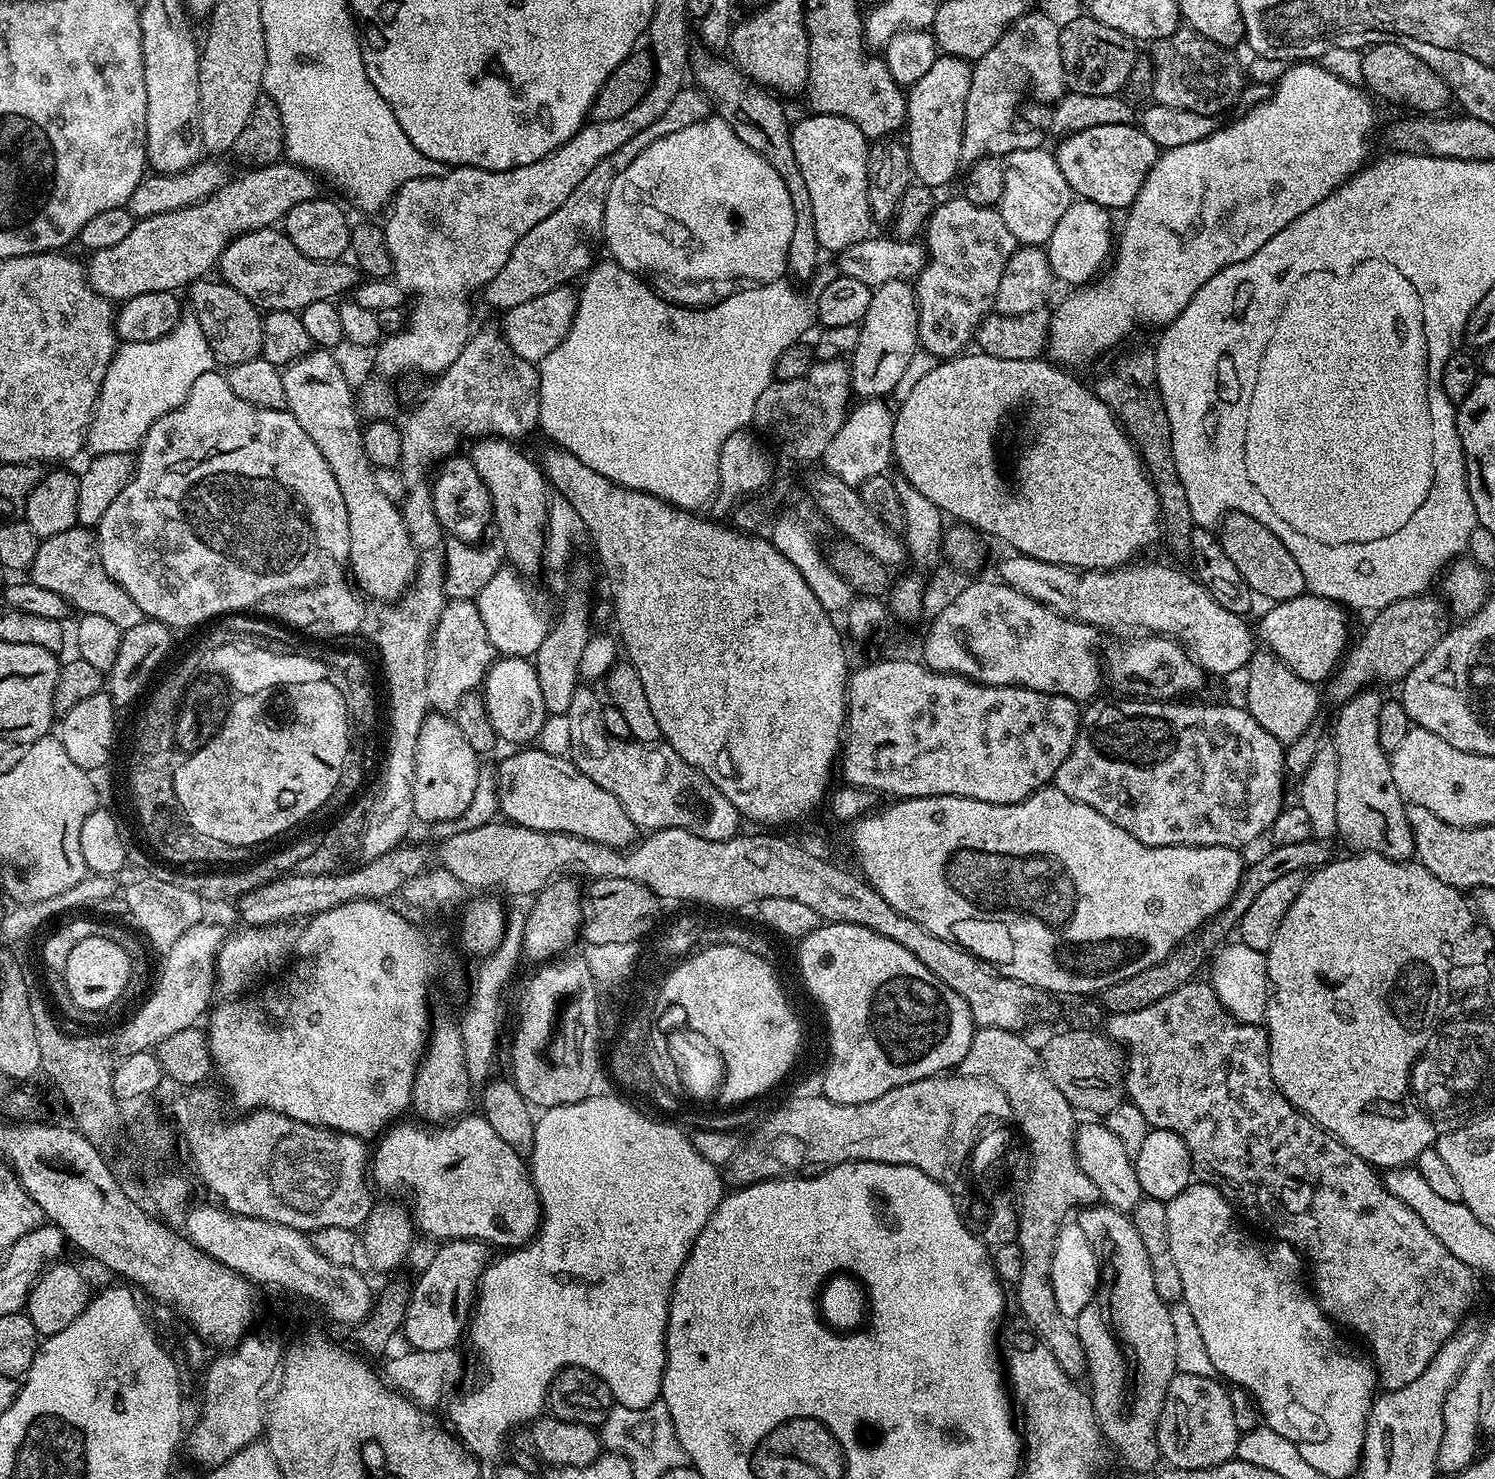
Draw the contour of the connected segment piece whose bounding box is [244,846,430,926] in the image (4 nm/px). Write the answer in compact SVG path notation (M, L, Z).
M401 846L382 854L378 858L361 863L361 868L348 872L345 876L333 874L285 874L279 880L262 884L247 897L244 912L252 916L251 923L264 926L269 922L292 922L299 916L311 918L331 908L342 906L355 900L387 901L387 896L395 897L402 886L401 879L412 876L413 872L424 871L430 864L428 852L424 848Z

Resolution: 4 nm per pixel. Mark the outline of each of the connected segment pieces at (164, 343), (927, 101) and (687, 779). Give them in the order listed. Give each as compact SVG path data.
M185 315L162 338L154 342L121 343L106 370L92 425L88 428L86 448L92 456L135 453L141 440L158 418L170 414L190 394L202 374L213 371L212 351L195 315Z
M937 55L934 66L918 82L914 82L907 89L908 114L906 129L908 128L908 157L912 167L913 177L919 183L933 190L940 190L943 184L948 184L961 171L960 160L964 156L964 115L966 114L966 98L970 94L973 65L969 61L957 56Z
M588 686L577 687L566 713L568 744L572 747L570 759L578 770L582 770L582 774L586 774L586 778L602 786L602 790L614 794L614 798L622 802L626 814L630 814L637 829L681 828L707 840L729 840L741 831L740 811L734 806L734 802L730 802L730 798L726 798L726 794L722 794L722 790L718 790L718 786L714 786L714 782L710 782L710 778L706 778L698 769L690 766L673 748L640 744L631 738L620 739L612 736L603 728L601 709L596 706L595 694L584 687Z

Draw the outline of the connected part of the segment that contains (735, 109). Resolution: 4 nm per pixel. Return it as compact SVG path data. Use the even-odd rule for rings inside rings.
M716 54L704 55L706 56L693 55L690 60L690 76L691 79L692 76L696 79L695 87L714 105L715 115L727 122L730 130L734 130L734 134L738 134L738 138L742 138L750 150L762 154L762 158L766 158L766 162L778 170L778 178L786 182L790 202L794 202L794 234L790 234L786 268L798 279L806 280L815 274L822 249L814 230L814 206L810 202L810 190L806 190L806 178L802 178L802 170L794 158L790 119L784 113L783 106L772 97L775 95L749 80L735 63L727 59L719 60L721 57Z

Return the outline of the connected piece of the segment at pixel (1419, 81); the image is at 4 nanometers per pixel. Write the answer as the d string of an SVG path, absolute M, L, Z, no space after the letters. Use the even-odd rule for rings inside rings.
M1373 44L1368 52L1360 60L1360 76L1364 79L1363 87L1373 97L1381 96L1384 100L1390 100L1394 104L1405 104L1408 108L1417 108L1420 114L1436 114L1439 108L1450 104L1448 84L1422 58L1410 54L1397 44Z

